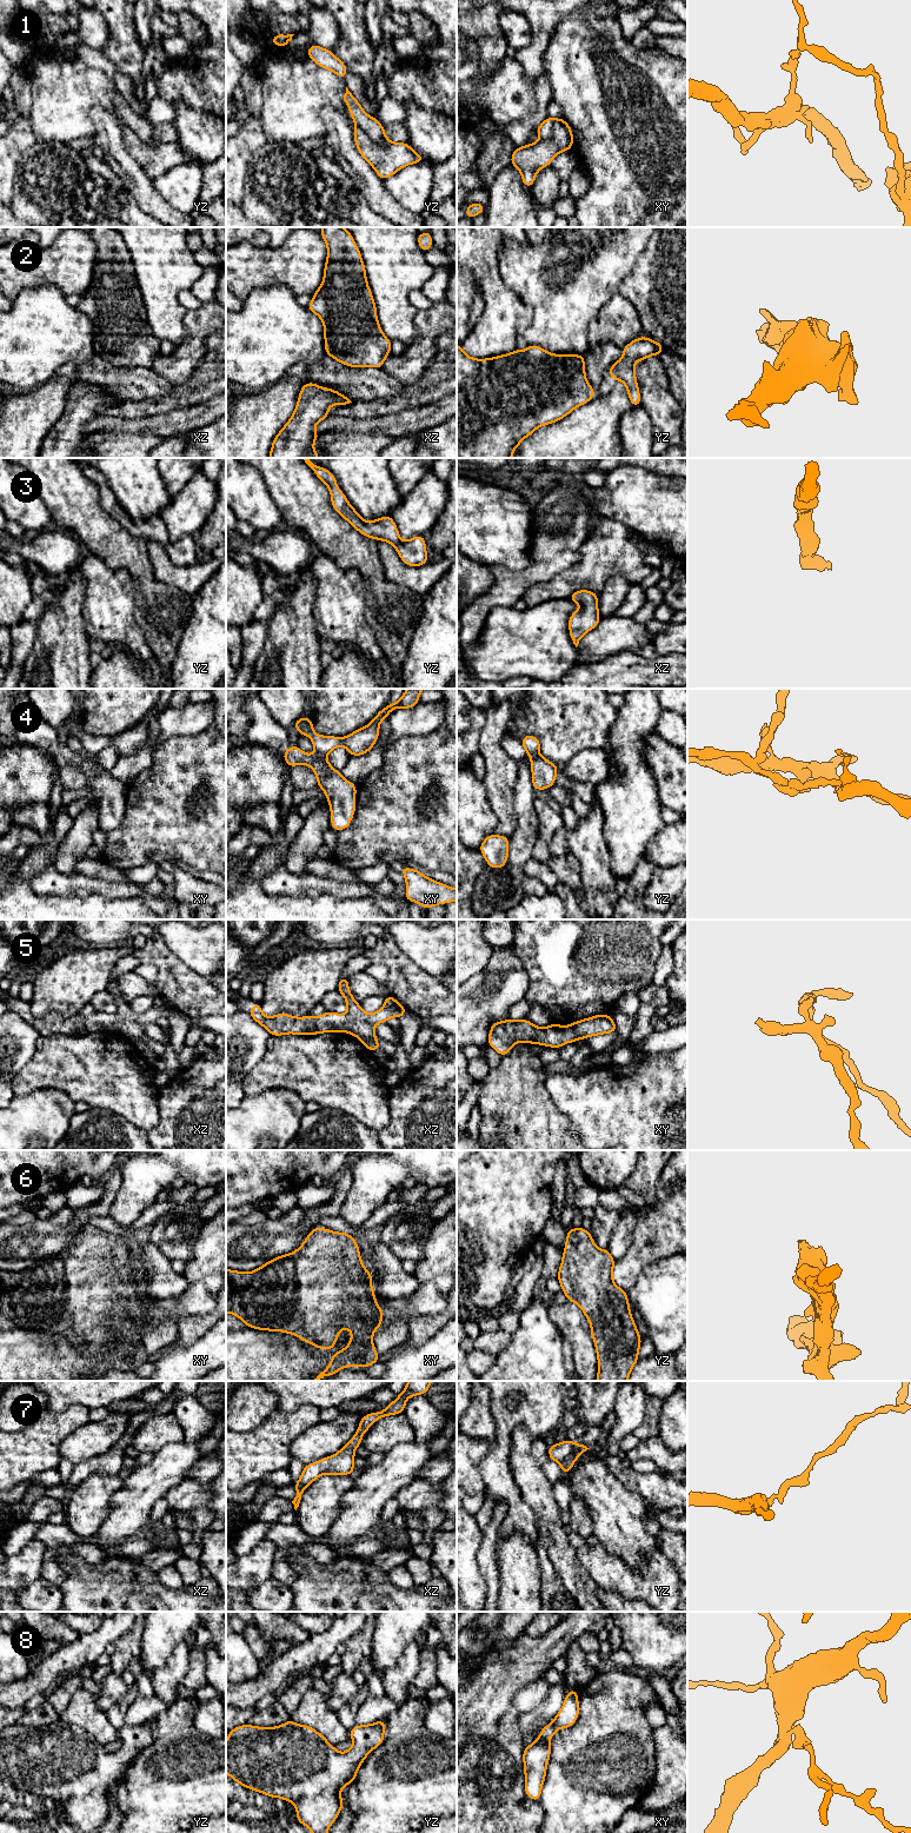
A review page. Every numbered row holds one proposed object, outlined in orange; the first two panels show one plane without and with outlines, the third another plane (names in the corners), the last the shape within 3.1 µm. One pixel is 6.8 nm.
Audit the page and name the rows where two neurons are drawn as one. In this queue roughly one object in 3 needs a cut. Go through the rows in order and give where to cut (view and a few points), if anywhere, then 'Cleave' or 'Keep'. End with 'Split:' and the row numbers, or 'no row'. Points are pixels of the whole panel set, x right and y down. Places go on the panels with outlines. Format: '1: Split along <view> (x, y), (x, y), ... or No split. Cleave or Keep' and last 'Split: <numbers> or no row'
1: Split along yz (357, 126), (381, 146), (387, 146), (391, 143). Cleave
2: No split. Keep
3: No split. Keep
4: Split along xy (316, 752), (325, 757). Cleave
5: No split. Keep
6: No split. Keep
7: Split along yz (573, 1442), (573, 1449), (560, 1463). Cleave
8: No split. Keep
Split: 1, 4, 7

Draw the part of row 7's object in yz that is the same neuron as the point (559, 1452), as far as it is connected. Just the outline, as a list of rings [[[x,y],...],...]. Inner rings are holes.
[[[567,1440],[564,1442],[557,1442],[552,1447],[547,1448],[547,1454],[551,1460],[561,1463],[564,1462],[573,1452],[573,1441]]]

